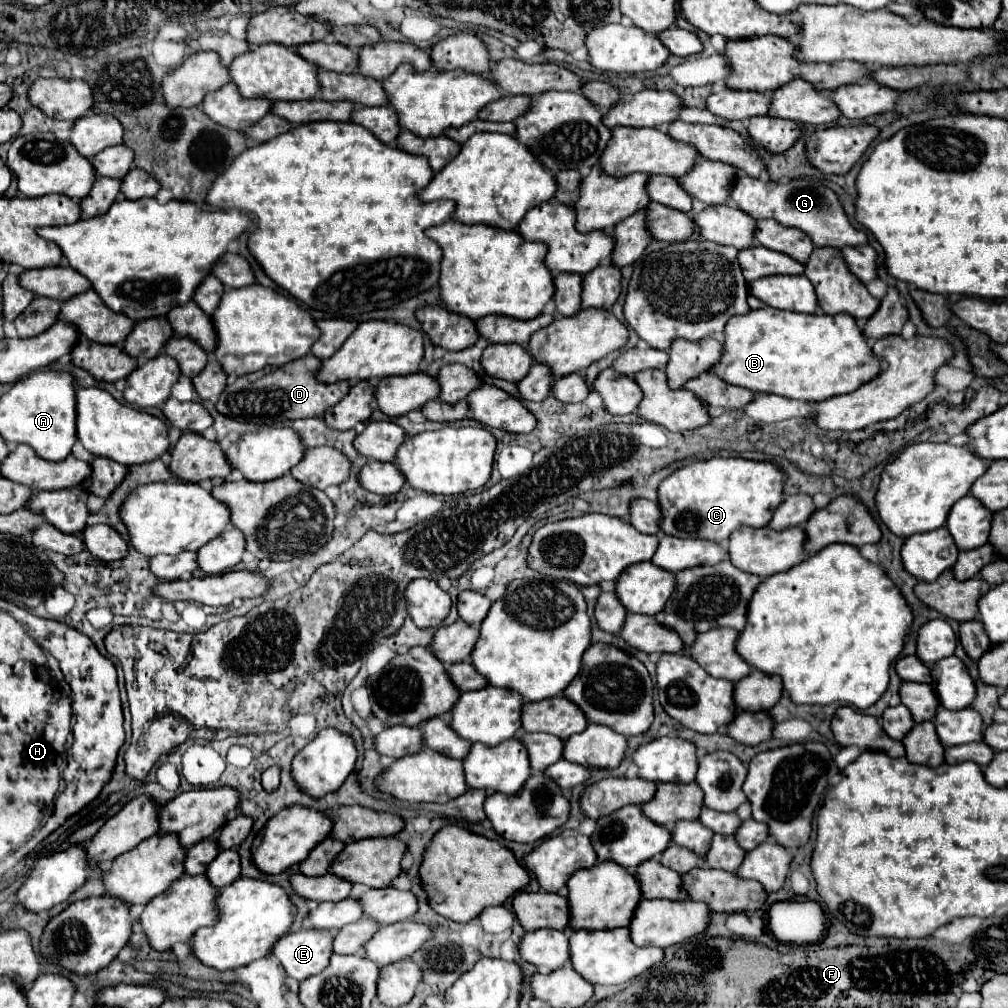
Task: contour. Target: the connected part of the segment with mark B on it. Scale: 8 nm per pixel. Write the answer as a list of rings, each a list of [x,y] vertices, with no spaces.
[[[763,307],[749,311],[747,315],[735,315],[725,325],[725,353],[713,369],[723,381],[739,387],[747,387],[759,393],[773,393],[787,399],[825,401],[835,395],[851,393],[859,385],[875,379],[881,371],[881,361],[871,353],[863,331],[855,319],[845,313],[839,315],[801,315],[793,311],[777,311]]]

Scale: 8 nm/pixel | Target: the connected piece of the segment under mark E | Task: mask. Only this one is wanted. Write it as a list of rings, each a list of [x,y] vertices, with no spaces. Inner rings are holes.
[[[301,929],[281,937],[271,951],[291,979],[303,981],[321,973],[329,965],[333,933],[317,929]]]

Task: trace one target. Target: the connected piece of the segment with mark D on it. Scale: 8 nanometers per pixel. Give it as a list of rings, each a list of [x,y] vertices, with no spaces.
[[[309,353],[307,357],[301,357],[299,361],[291,361],[289,365],[271,369],[267,373],[265,369],[261,369],[259,373],[247,373],[243,377],[237,377],[233,385],[225,387],[215,407],[219,413],[227,417],[233,417],[243,423],[255,423],[259,427],[323,415],[331,405],[339,403],[349,393],[349,383],[337,381],[331,385],[323,385],[315,377],[315,373],[319,371],[319,365],[321,365],[321,359]]]

